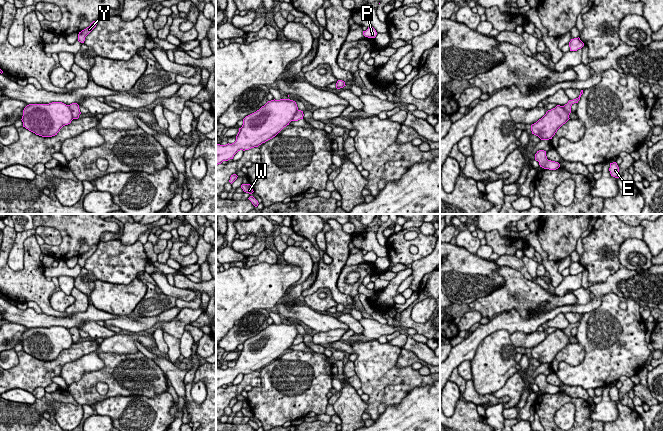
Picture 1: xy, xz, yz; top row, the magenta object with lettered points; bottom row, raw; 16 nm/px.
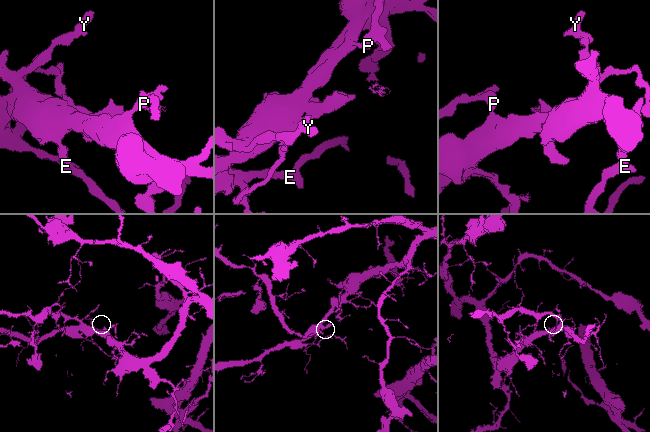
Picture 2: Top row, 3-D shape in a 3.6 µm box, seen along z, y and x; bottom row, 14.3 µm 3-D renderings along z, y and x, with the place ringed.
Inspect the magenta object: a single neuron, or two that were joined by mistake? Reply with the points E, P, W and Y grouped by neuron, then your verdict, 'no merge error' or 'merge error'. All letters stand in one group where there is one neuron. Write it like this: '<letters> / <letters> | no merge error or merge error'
E P Y / W | merge error

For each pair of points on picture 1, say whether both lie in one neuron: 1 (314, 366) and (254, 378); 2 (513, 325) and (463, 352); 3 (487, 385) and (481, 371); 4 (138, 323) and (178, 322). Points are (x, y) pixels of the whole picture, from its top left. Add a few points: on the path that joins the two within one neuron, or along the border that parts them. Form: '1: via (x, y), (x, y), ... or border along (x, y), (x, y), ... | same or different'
1: border along (260, 371), (260, 385), (252, 387) | different
2: via (501, 325), (491, 326), (475, 340) | same
3: via (487, 382), (487, 377), (484, 374) | same
4: border along (181, 309), (173, 319), (166, 322) | different

